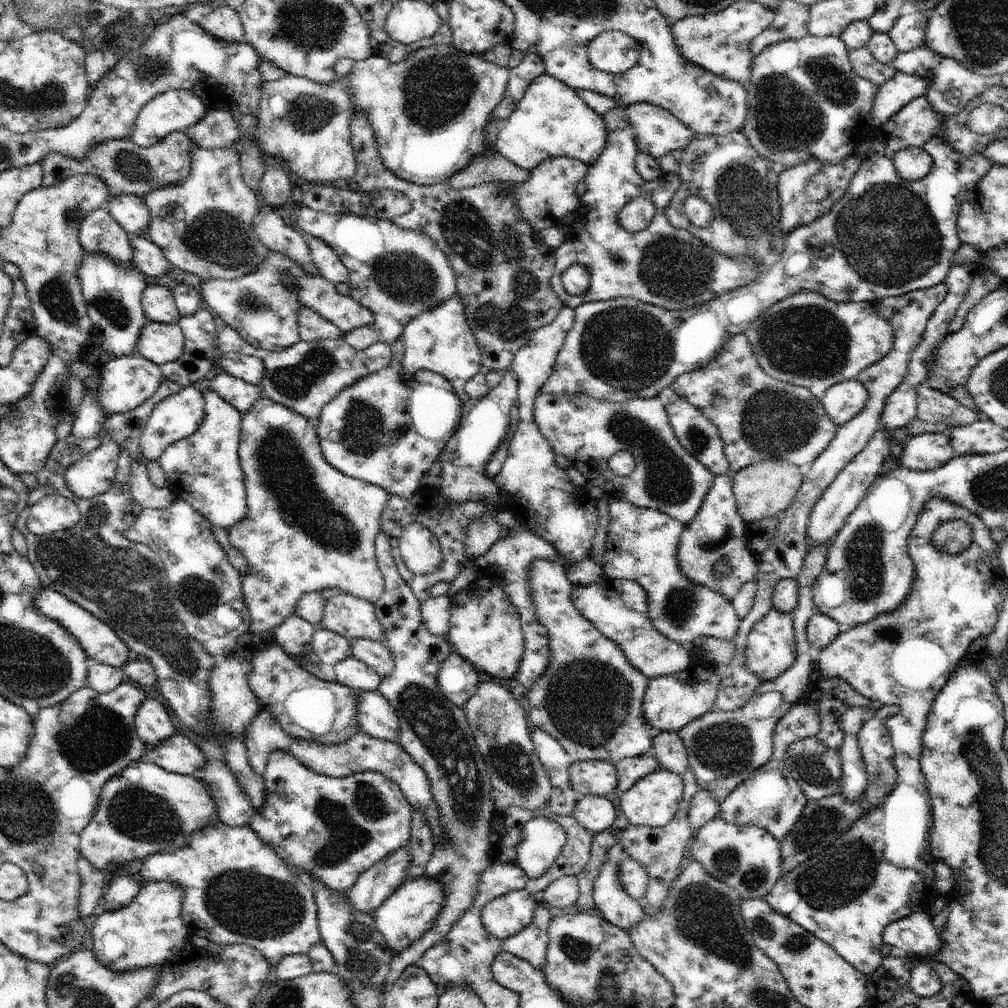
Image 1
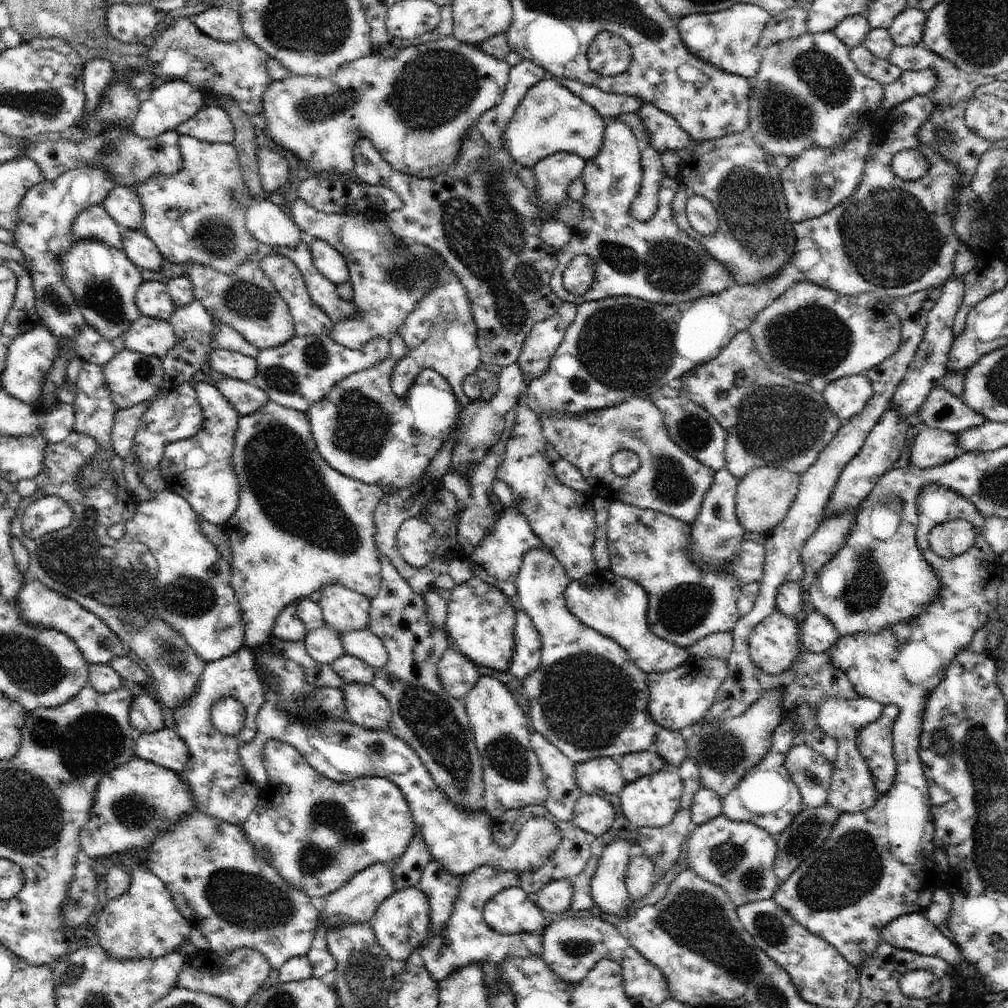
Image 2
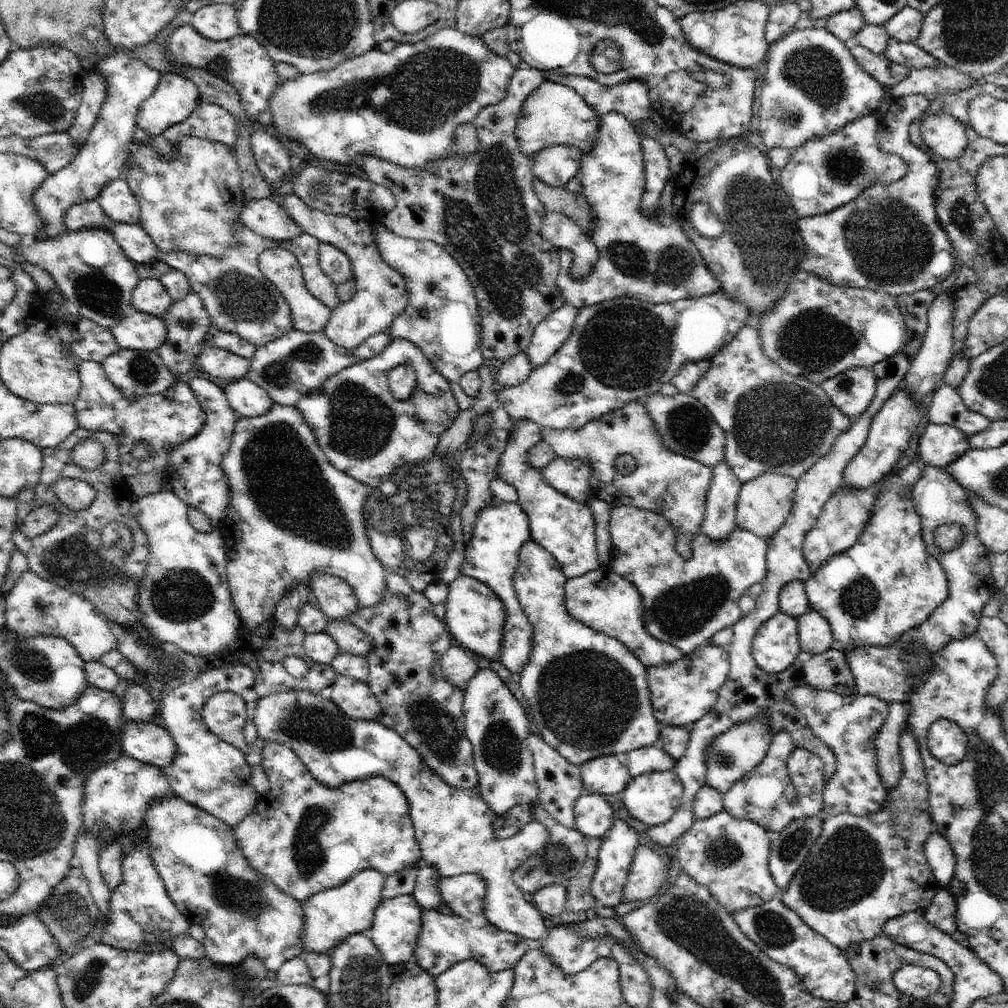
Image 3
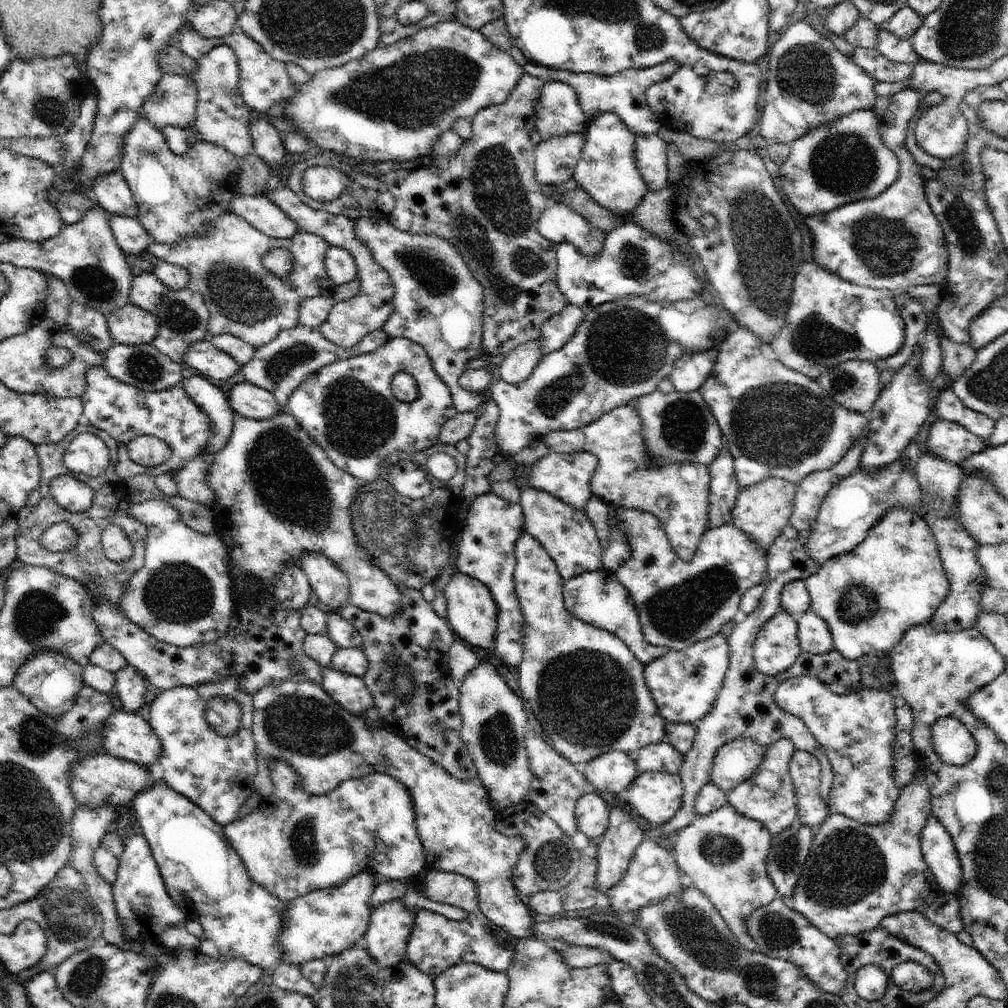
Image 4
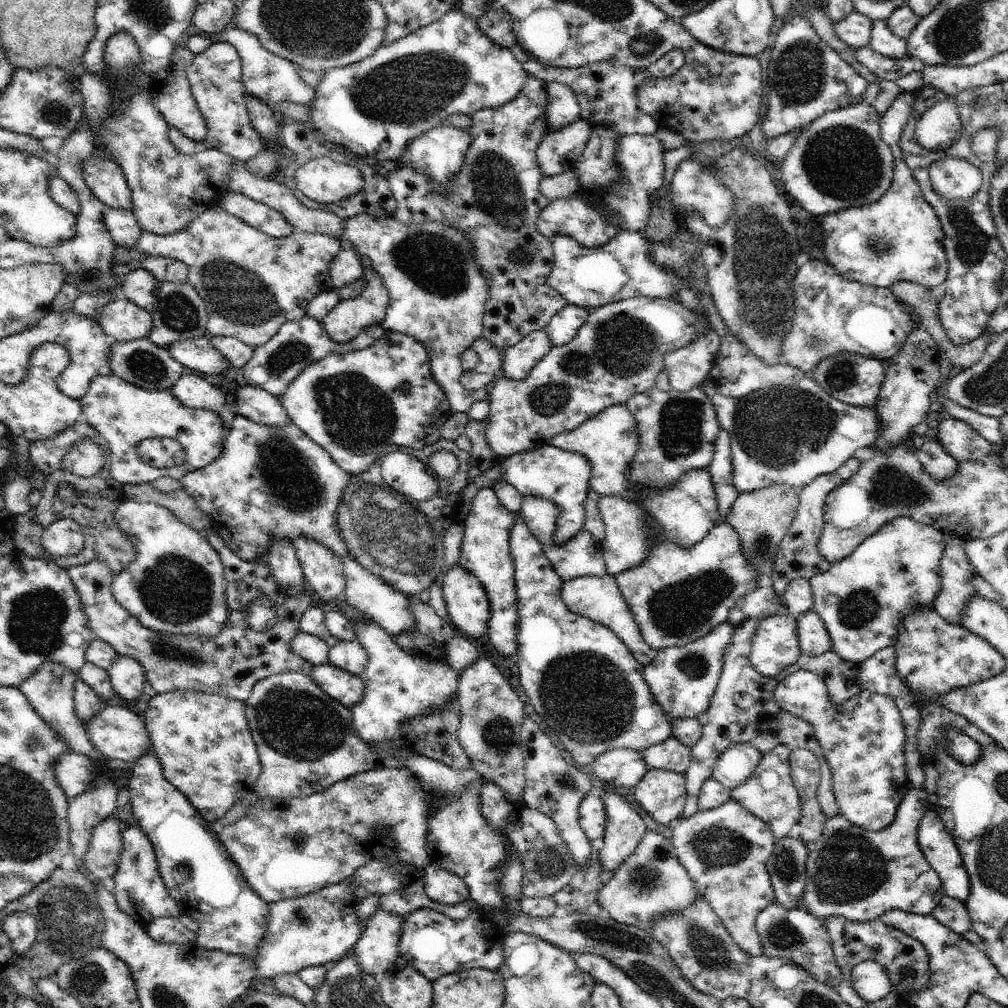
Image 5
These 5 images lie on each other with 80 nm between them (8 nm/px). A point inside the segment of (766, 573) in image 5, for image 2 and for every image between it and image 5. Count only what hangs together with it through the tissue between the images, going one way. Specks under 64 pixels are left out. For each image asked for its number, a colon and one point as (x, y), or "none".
2: (764, 495)
3: (763, 504)
4: (762, 510)

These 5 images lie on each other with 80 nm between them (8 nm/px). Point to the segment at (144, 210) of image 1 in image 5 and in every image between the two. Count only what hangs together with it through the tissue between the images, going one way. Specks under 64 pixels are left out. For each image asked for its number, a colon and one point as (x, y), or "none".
2: (123, 204)
3: (119, 202)
4: (111, 192)
5: (104, 177)

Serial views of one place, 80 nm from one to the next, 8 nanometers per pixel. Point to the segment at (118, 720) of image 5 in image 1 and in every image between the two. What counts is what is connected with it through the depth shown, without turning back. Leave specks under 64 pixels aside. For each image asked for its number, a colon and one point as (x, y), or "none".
1: (179, 754)
2: (166, 748)
3: (148, 742)
4: (129, 736)

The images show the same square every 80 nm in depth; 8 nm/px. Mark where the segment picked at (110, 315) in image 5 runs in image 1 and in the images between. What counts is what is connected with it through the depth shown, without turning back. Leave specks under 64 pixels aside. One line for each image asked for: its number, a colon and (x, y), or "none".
1: (161, 343)
2: (153, 337)
3: (139, 331)
4: (133, 326)

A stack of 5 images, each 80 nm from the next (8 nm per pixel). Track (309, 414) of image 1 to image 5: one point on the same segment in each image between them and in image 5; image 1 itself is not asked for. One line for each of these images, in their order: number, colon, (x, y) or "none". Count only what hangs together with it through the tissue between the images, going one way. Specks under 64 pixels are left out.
2: (298, 374)
3: (291, 367)
4: (295, 355)
5: (274, 366)

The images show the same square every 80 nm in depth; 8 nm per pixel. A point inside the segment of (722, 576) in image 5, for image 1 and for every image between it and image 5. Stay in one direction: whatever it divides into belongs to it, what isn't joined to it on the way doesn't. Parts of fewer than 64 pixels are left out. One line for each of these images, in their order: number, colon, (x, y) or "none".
1: (642, 543)
2: (686, 603)
3: (686, 601)
4: (680, 602)

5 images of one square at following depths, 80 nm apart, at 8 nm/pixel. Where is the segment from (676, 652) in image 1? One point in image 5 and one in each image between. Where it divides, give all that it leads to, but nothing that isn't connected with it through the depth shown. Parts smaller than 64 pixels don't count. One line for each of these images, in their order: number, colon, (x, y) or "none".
2: (617, 607)
3: (603, 600)
4: (598, 598)
5: (599, 598)

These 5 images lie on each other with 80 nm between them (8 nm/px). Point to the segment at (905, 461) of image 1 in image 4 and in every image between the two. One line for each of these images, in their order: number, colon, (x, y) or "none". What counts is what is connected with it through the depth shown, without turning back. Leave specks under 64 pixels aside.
2: (932, 447)
3: (940, 445)
4: (947, 440)

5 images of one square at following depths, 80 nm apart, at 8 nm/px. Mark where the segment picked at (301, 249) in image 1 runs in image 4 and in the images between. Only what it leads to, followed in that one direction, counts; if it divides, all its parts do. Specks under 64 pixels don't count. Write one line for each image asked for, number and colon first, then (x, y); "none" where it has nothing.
2: (268, 224)
3: (265, 217)
4: (265, 216)

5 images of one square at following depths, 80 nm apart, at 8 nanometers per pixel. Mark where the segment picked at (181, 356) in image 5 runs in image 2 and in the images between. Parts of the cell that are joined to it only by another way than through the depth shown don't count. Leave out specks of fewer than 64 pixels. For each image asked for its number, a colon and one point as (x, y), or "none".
2: (232, 364)
3: (217, 362)
4: (210, 361)

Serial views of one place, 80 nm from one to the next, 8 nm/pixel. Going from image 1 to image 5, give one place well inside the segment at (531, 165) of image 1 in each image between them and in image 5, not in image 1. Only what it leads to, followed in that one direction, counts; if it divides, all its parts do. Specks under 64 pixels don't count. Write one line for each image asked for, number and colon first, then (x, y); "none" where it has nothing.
2: (550, 118)
3: (553, 114)
4: (558, 112)
5: (562, 110)

